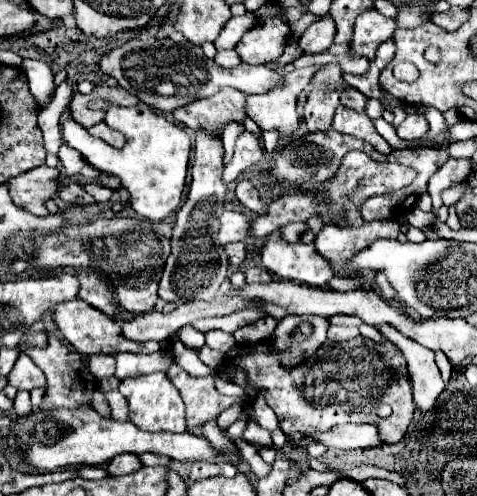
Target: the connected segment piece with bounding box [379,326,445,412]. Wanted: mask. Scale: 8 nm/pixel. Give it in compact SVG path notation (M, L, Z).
M379 326L383 338L391 340L399 346L403 352L409 372L411 372L411 384L413 384L413 400L415 406L421 412L431 412L435 408L437 398L445 390L445 382L439 374L439 368L435 364L435 354L429 348L423 348L415 340L403 336L401 332L395 332L391 326Z

